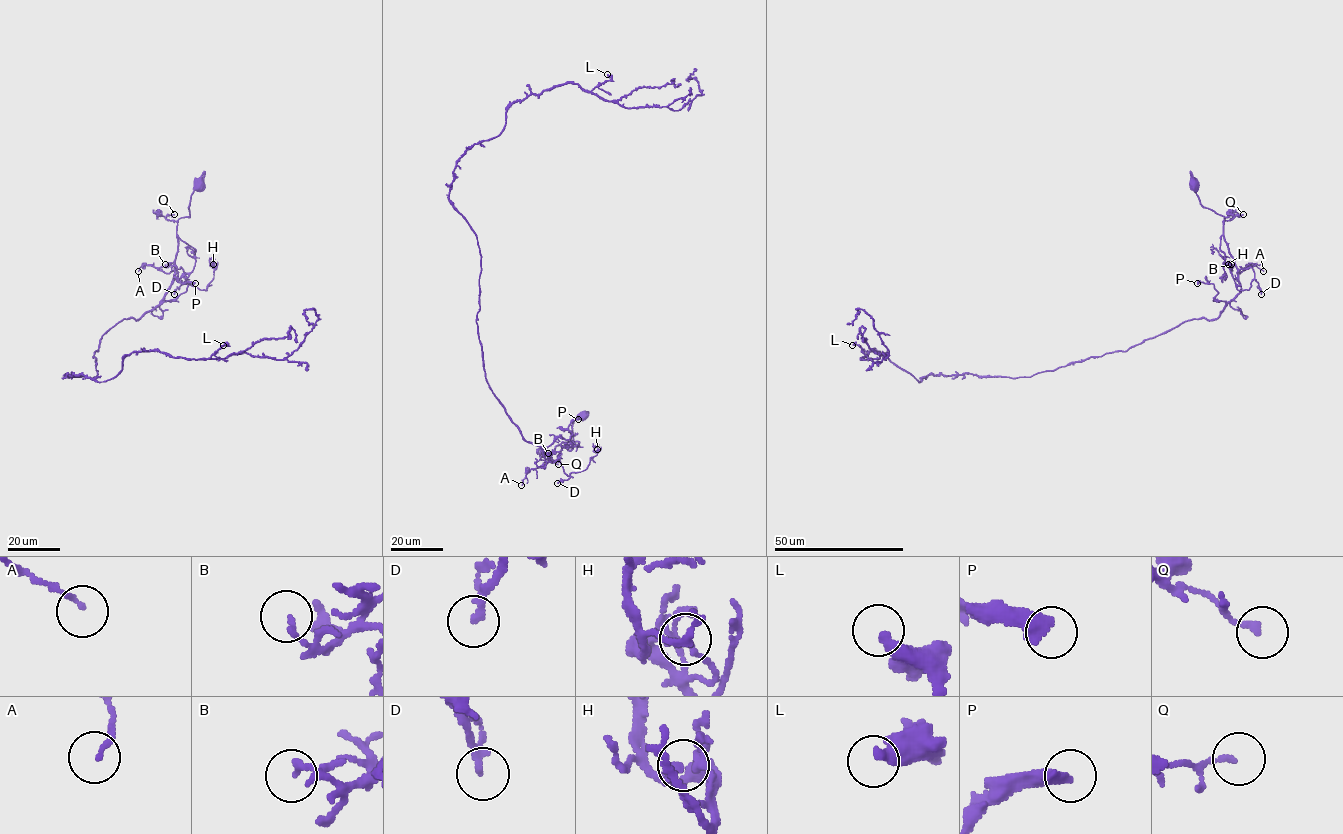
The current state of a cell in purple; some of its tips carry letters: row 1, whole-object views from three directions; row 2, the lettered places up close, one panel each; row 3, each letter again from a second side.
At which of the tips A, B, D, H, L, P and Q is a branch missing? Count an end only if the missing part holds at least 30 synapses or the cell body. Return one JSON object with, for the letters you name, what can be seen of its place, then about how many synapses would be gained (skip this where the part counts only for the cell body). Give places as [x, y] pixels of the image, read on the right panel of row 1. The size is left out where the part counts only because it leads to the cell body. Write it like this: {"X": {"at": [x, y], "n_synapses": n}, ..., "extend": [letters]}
{"extend": []}

